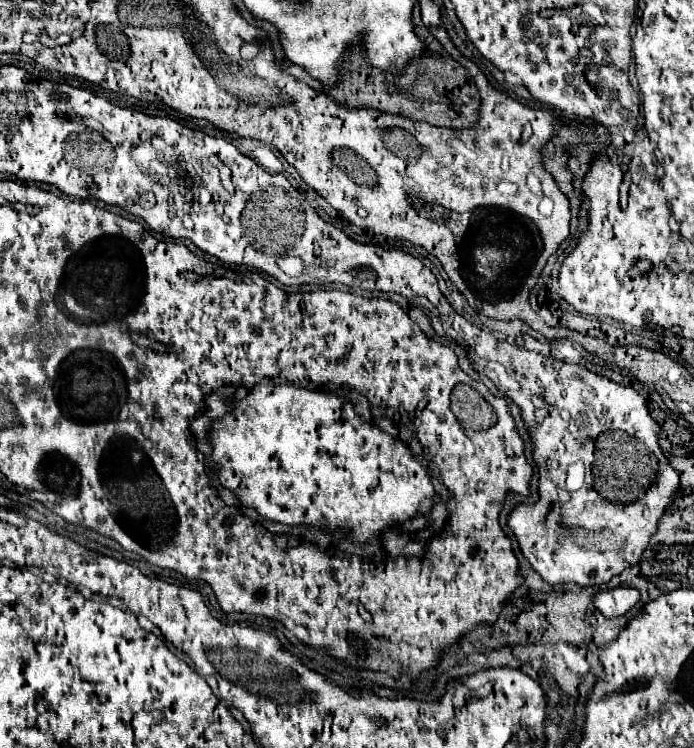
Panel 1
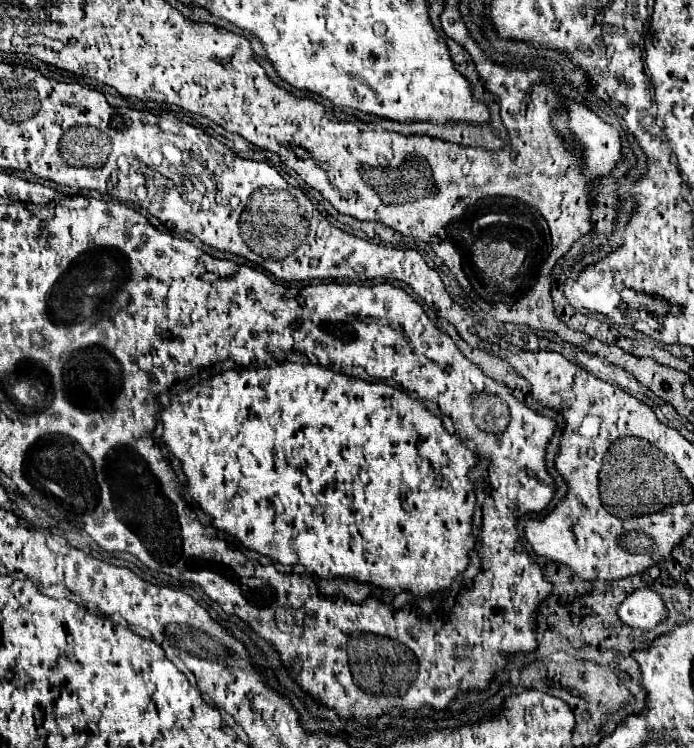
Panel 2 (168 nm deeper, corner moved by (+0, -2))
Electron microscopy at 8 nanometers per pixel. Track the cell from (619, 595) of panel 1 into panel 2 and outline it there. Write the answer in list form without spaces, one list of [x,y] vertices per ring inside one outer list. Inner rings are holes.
[[[638,589],[618,607],[618,615],[628,627],[650,631],[668,617],[668,611],[656,591]]]

